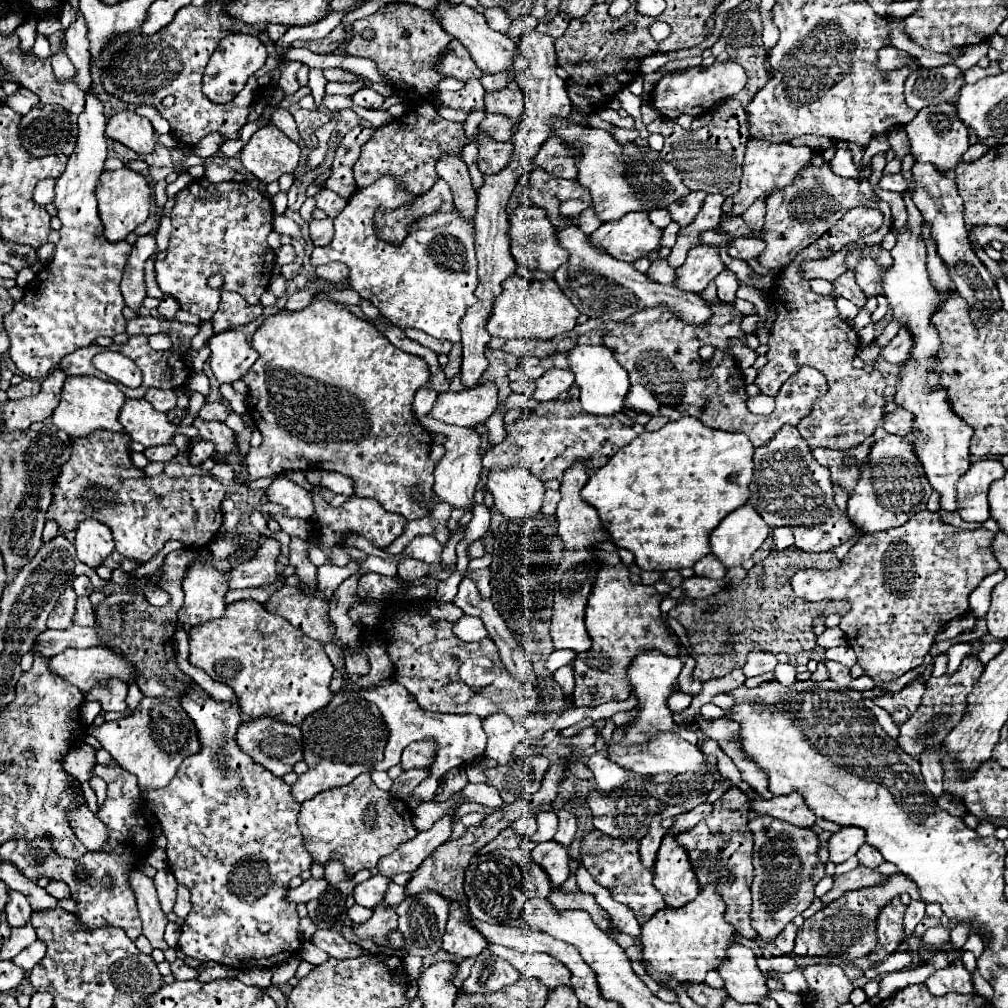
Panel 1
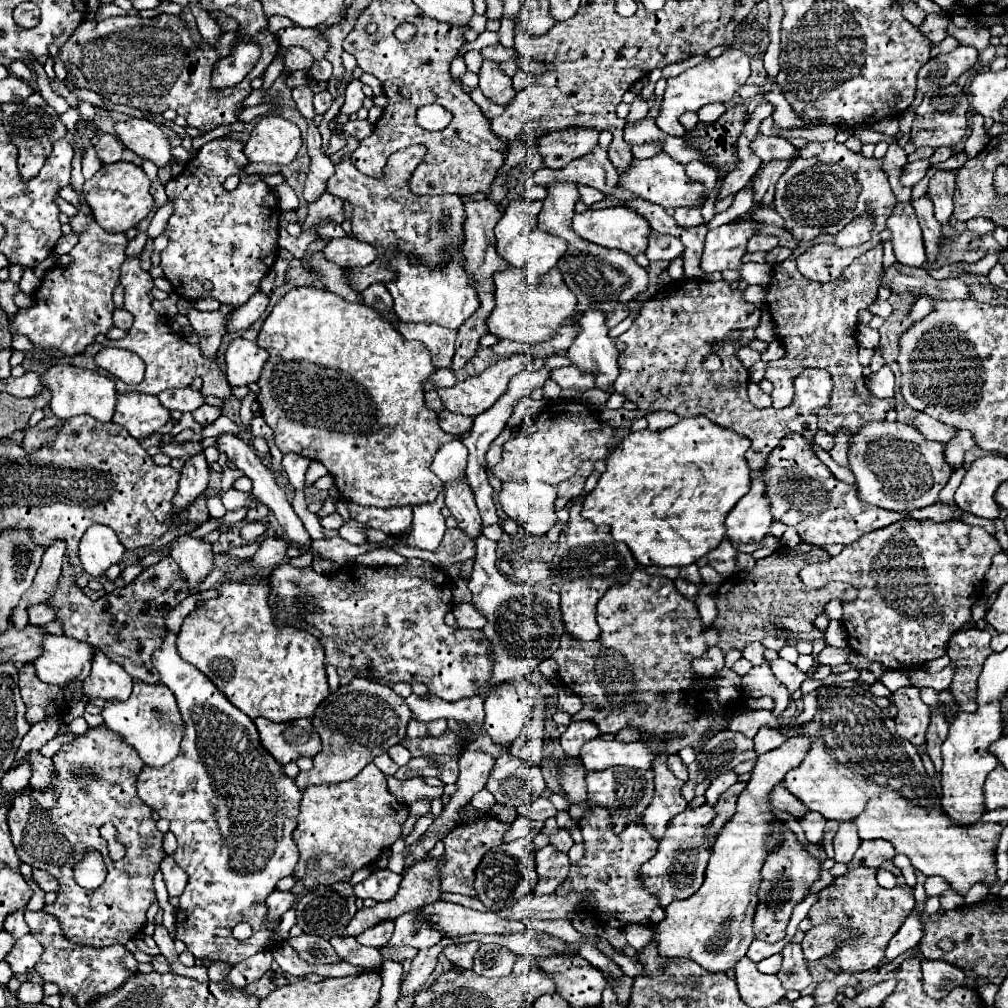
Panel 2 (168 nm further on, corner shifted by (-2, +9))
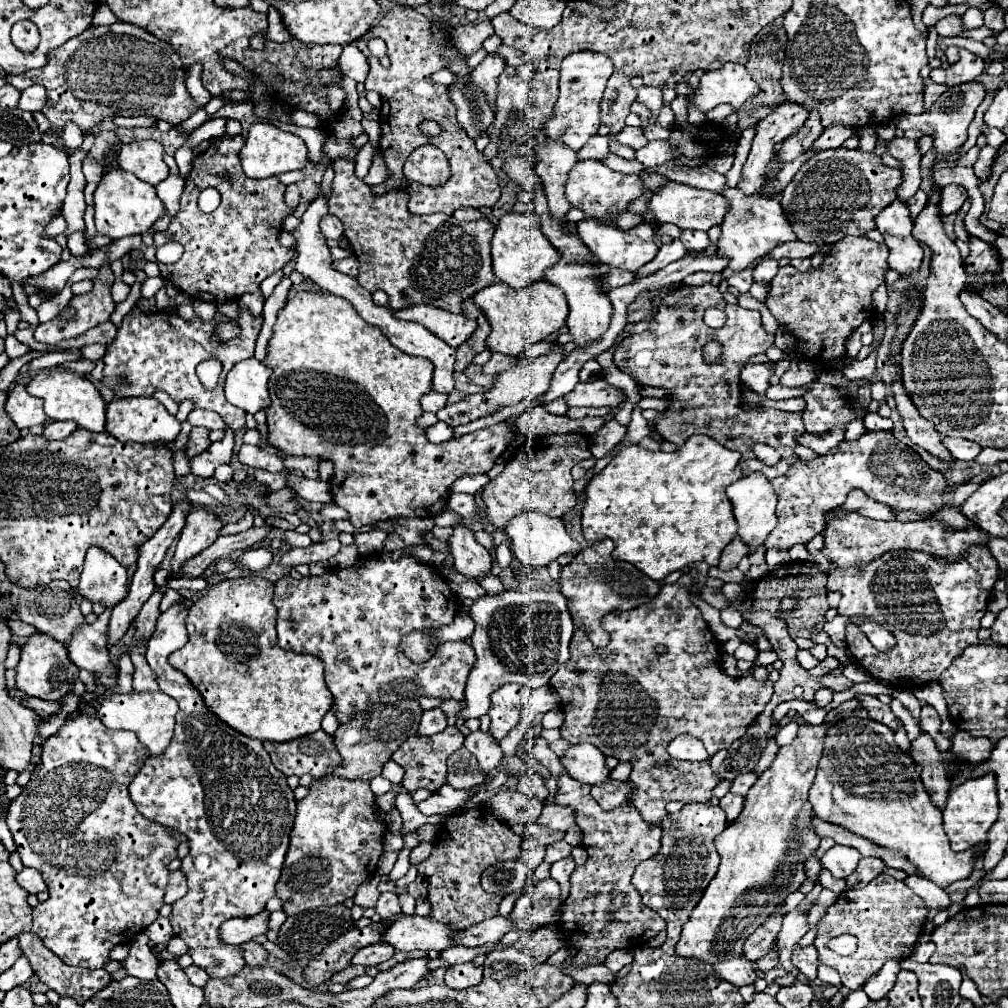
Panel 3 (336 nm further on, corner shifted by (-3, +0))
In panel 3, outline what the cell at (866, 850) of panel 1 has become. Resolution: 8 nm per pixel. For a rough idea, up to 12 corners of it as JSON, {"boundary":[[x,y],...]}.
{"boundary":[[876,857],[860,859],[846,879],[848,889],[864,887],[882,871]]}

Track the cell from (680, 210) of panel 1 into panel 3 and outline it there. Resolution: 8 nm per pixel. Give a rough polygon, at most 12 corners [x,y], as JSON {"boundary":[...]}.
{"boundary":[[682,231],[686,251],[700,253],[710,245],[702,231]]}

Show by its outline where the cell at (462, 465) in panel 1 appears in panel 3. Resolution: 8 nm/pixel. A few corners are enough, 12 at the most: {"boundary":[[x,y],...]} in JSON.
{"boundary":[[458,523],[450,545],[456,571],[468,581],[490,573],[492,557]]}

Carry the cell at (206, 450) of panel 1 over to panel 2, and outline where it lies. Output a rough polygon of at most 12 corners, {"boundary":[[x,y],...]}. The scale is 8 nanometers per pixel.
{"boundary":[[201,452],[181,470],[175,512],[209,486],[209,464]]}

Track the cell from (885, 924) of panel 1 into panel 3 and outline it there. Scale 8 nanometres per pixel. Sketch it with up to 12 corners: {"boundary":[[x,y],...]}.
{"boundary":[[880,873],[846,889],[818,925],[814,947],[842,933],[848,957],[818,949],[860,989],[886,959],[912,955],[926,903]]}

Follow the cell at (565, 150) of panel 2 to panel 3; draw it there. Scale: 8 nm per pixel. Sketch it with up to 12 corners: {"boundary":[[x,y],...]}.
{"boundary":[[578,51],[562,61],[546,137],[578,151],[600,127],[614,65]]}

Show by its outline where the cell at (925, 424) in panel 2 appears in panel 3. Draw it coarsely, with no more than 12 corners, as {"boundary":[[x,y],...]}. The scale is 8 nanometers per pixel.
{"boundary":[[944,437],[956,461],[974,461],[980,445],[966,439]]}

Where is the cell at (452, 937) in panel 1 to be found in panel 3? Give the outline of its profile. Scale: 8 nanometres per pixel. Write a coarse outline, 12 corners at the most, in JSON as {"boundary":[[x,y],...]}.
{"boundary":[[472,963],[446,969],[444,985],[468,989],[482,981]]}

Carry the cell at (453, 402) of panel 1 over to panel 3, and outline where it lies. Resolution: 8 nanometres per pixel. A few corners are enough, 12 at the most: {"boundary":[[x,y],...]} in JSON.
{"boundary":[[554,345],[500,373],[486,393],[468,395],[436,417],[452,427],[500,407],[536,399],[564,357]]}

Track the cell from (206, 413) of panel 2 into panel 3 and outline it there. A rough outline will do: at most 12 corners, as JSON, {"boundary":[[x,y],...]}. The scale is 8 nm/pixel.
{"boundary":[[194,427],[186,443],[192,459],[210,447],[208,429]]}

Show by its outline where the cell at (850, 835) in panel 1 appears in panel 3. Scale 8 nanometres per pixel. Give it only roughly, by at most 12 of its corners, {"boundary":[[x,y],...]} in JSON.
{"boundary":[[834,845],[820,863],[834,879],[854,873],[858,849]]}

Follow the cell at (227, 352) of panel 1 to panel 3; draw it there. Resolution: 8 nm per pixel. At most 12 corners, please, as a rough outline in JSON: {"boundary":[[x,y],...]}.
{"boundary":[[254,357],[226,375],[226,399],[252,415],[268,409],[272,371]]}

